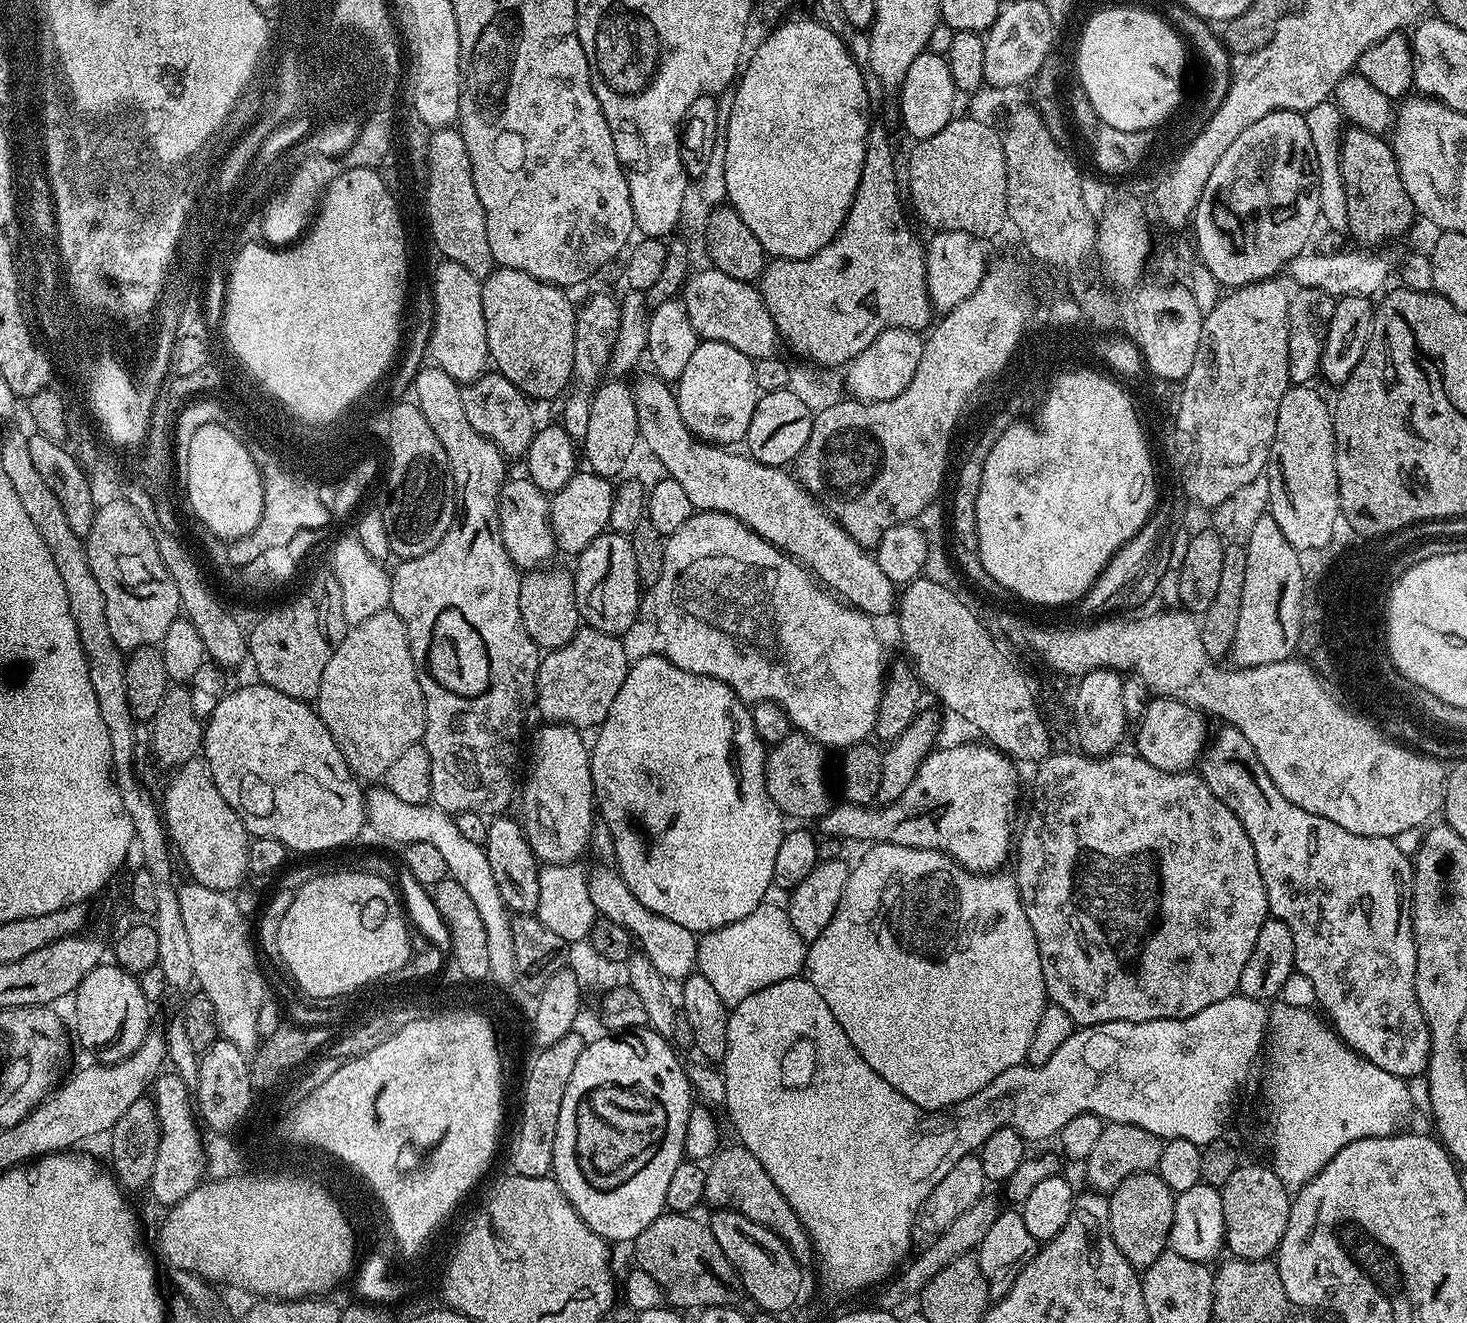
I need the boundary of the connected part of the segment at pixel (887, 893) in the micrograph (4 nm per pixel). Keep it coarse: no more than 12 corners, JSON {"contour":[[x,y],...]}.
{"contour":[[872,844],[806,979],[927,1112],[1049,1003],[1011,875]]}

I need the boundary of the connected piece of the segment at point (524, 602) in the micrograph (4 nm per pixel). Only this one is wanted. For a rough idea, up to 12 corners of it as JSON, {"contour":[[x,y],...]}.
{"contour":[[541,566],[521,575],[518,610],[541,650],[582,626],[573,573]]}

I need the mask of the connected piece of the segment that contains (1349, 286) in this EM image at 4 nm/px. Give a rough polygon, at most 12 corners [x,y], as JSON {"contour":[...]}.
{"contour":[[1305,250],[1286,265],[1301,288],[1375,297],[1401,253]]}

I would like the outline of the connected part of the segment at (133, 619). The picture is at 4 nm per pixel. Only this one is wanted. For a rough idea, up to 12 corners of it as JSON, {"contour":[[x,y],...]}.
{"contour":[[126,502],[101,503],[86,537],[125,654],[178,619],[175,584]]}

